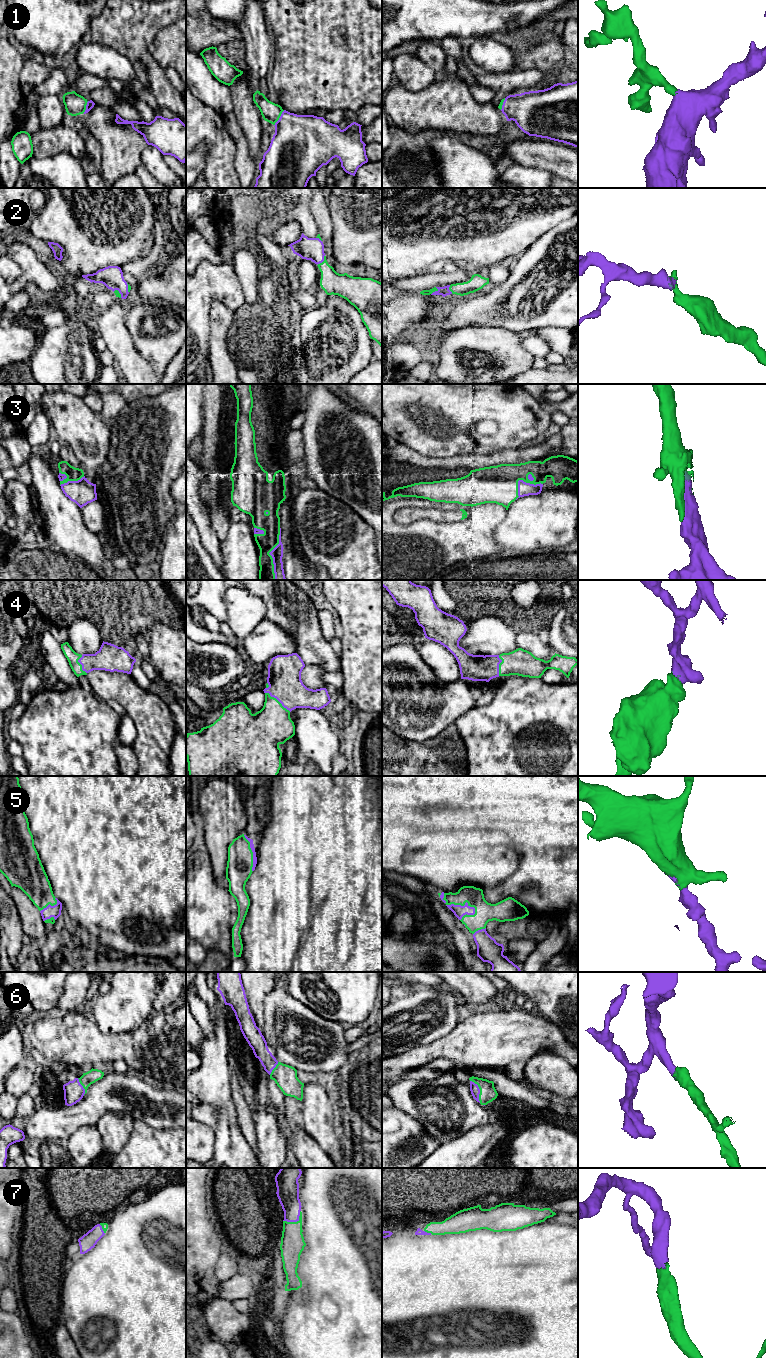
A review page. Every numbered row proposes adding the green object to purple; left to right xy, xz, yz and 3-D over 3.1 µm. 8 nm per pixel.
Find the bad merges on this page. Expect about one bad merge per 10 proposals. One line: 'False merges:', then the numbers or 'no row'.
False merges: no row

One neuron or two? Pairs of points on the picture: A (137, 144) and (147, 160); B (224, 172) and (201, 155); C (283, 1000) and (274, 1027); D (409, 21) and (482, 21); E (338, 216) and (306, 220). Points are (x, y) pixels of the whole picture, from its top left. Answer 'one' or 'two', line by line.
A: two
B: two
C: one
D: one
E: two

